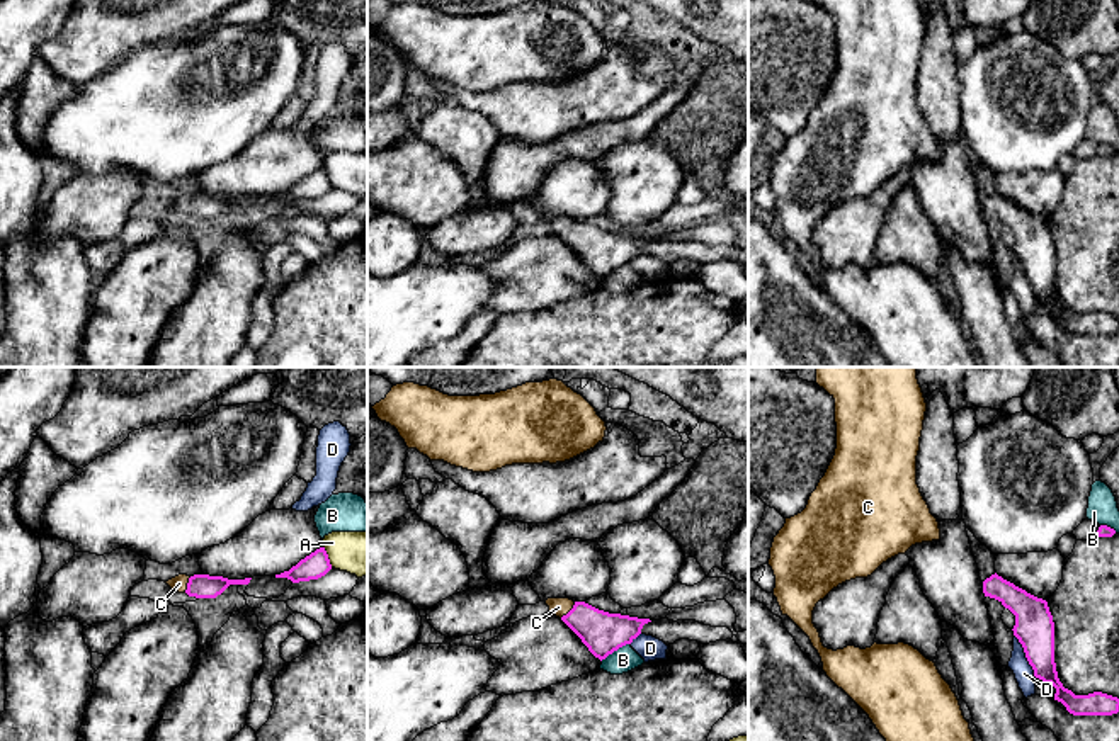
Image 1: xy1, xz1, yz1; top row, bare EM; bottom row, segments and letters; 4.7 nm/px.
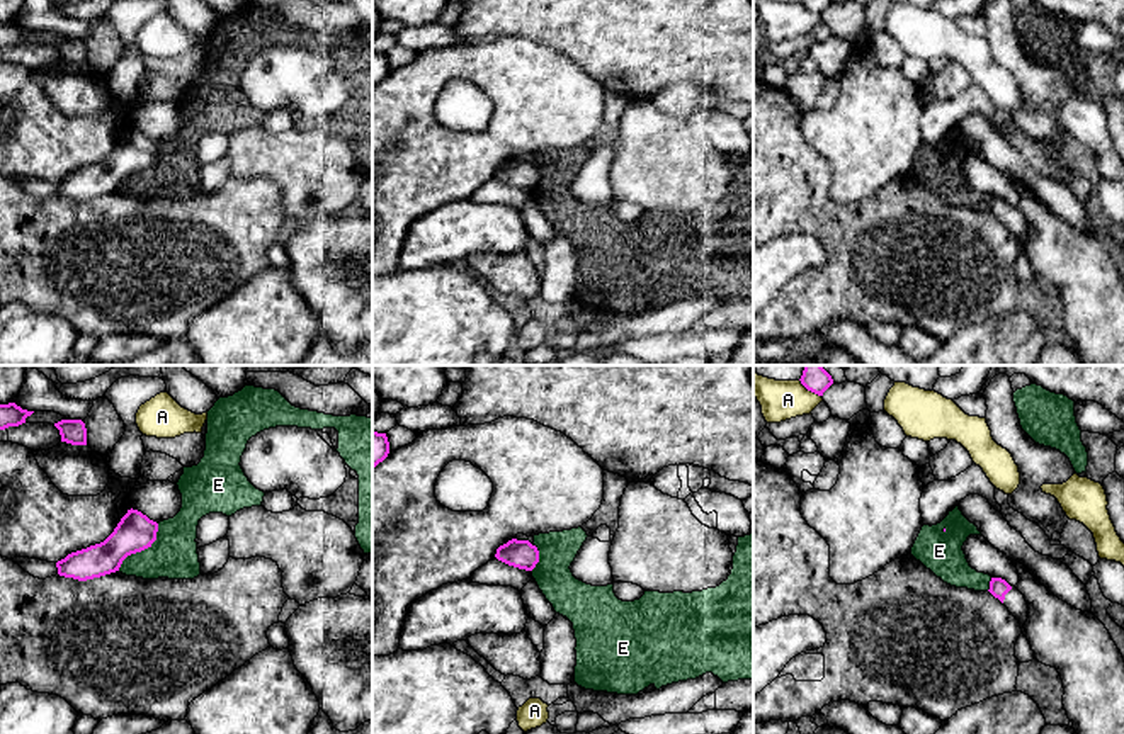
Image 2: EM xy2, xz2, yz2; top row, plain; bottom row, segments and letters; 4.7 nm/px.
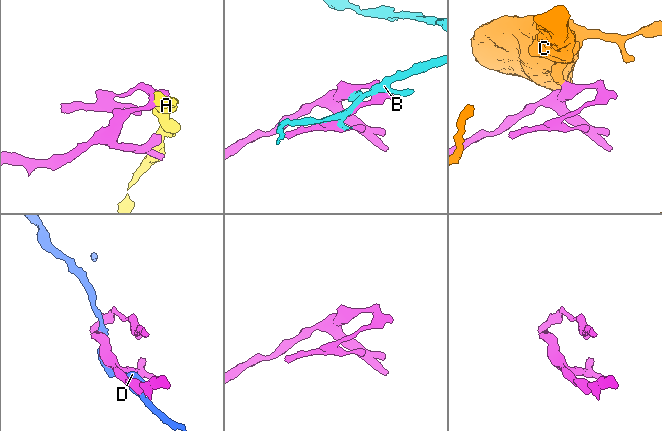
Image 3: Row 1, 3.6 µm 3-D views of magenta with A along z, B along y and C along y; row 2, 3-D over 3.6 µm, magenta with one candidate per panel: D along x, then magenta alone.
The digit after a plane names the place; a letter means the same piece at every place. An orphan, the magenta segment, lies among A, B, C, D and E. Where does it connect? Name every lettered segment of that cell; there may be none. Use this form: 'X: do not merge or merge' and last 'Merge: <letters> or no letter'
A: do not merge
B: do not merge
C: merge
D: do not merge
E: do not merge
Merge: C

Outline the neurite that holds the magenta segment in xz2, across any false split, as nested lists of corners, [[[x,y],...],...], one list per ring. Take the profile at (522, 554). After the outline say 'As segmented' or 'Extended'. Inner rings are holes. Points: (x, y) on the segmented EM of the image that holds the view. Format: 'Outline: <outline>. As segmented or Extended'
Outline: [[[512,539],[497,549],[495,557],[508,566],[532,571],[539,562],[539,550],[529,540]]]. As segmented

